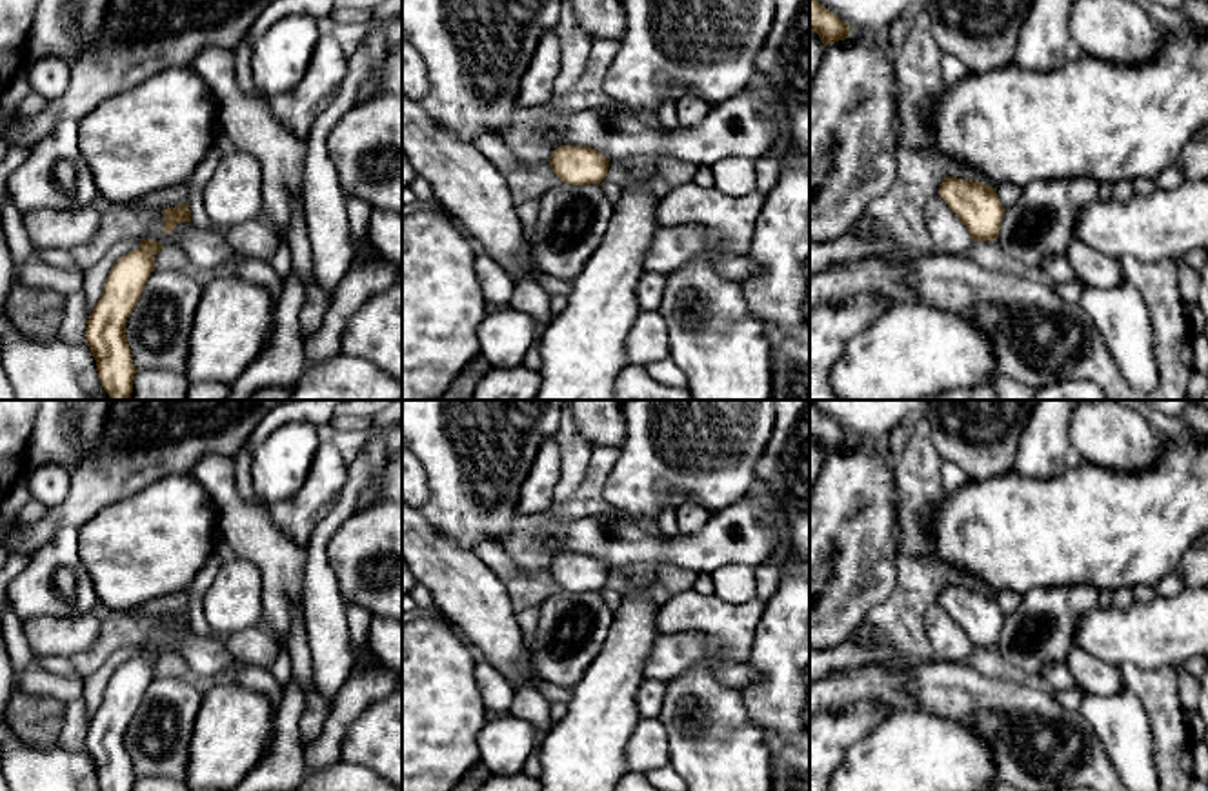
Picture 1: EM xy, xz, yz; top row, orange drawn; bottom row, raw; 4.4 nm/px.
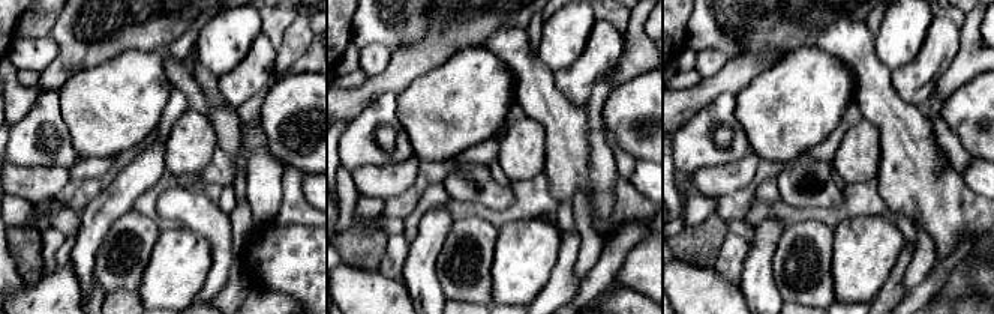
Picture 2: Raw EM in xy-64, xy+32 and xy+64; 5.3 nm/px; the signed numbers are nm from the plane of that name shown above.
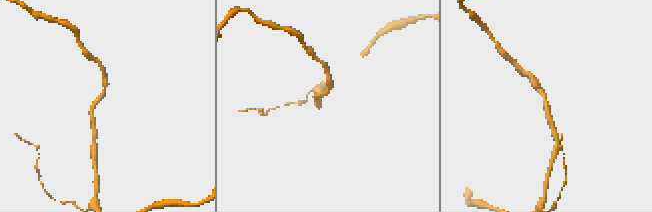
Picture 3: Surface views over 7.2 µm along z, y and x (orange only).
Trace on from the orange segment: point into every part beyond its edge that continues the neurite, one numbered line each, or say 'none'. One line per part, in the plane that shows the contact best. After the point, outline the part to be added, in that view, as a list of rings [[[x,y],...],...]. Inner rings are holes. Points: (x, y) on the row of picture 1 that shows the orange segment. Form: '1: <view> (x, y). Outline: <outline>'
none

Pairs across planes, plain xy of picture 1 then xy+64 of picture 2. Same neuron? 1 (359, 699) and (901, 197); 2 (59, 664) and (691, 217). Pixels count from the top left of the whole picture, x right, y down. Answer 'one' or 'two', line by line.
1: two
2: one

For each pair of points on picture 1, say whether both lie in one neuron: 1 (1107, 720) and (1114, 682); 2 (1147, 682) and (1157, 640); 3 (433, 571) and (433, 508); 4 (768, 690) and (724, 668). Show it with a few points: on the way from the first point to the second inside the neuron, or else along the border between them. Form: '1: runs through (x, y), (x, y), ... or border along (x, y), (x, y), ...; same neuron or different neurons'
1: border along (1127, 688), (1117, 693), (1085, 693); different neurons
2: border along (1176, 666), (1137, 668), (1123, 664), (1119, 668); different neurons
3: border along (421, 513), (441, 535), (470, 551); different neurons
4: border along (748, 664), (759, 677), (739, 688); different neurons

